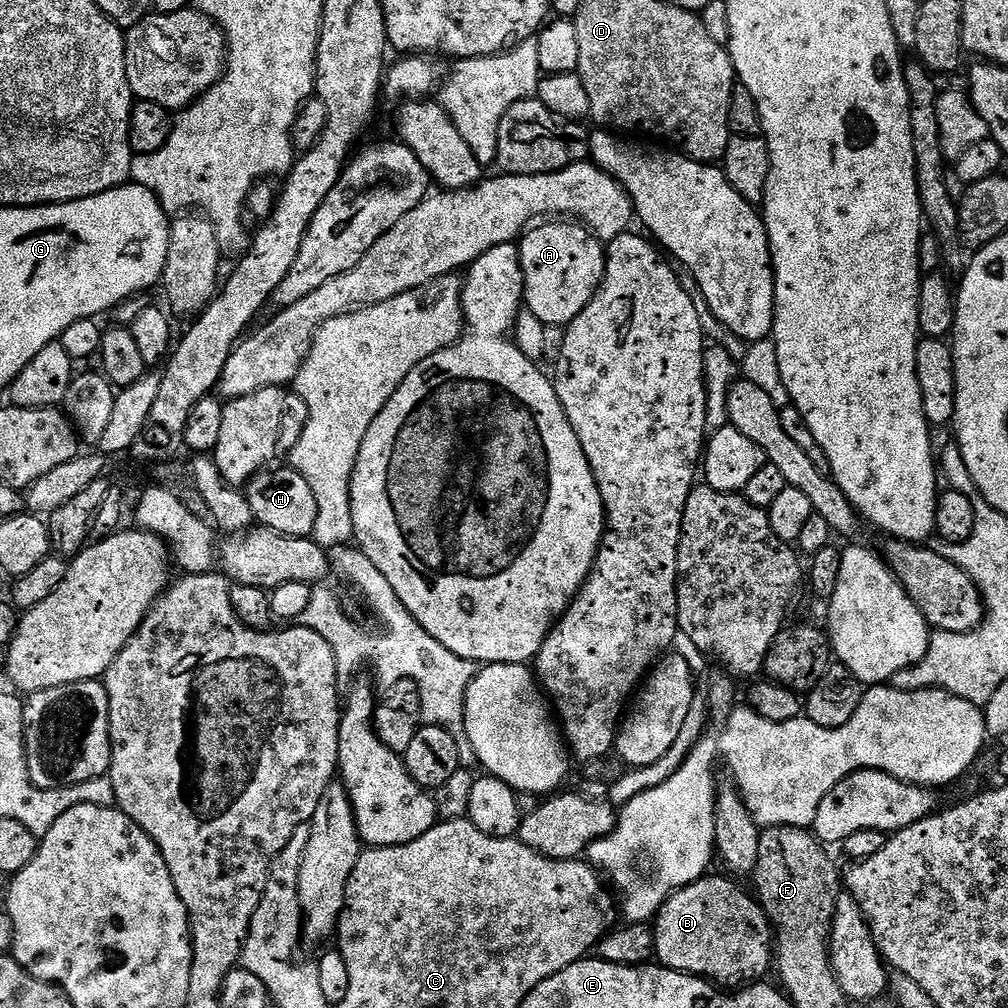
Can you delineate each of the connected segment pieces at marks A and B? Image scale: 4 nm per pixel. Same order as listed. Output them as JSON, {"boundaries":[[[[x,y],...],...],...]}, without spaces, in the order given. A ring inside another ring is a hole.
{"boundaries":[[[[540,222],[523,233],[518,244],[524,271],[524,304],[540,320],[541,325],[567,326],[594,298],[604,277],[605,245],[579,222]]],[[[705,875],[703,880],[679,888],[656,912],[652,930],[656,943],[655,959],[665,968],[689,972],[717,985],[744,986],[759,981],[767,977],[764,975],[770,972],[770,961],[774,956],[774,929],[768,922],[768,915],[760,907],[759,899],[748,897],[734,881],[712,875]]]]}

